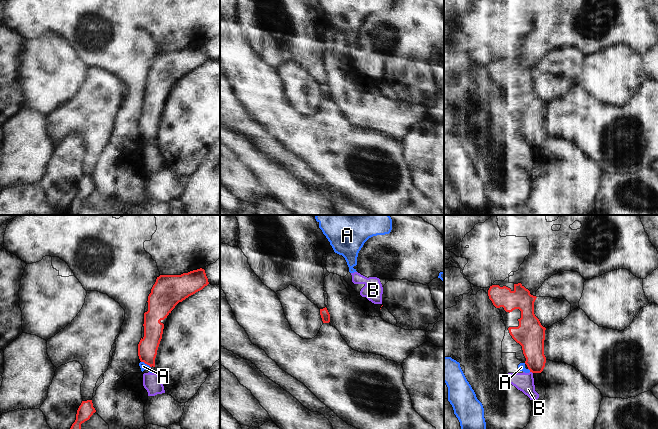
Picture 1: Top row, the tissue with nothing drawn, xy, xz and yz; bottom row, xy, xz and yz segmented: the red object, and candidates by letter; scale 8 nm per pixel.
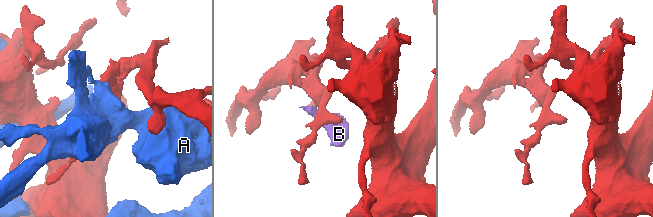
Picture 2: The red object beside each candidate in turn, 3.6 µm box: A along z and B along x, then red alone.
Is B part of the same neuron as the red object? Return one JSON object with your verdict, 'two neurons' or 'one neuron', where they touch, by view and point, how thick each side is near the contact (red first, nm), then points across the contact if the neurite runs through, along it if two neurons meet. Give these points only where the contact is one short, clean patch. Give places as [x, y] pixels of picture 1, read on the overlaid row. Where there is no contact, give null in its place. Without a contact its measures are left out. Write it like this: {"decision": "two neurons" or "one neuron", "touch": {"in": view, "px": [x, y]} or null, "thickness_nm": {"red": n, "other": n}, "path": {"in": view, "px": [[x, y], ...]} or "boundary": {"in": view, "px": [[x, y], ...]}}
{"decision": "two neurons", "touch": {"in": "yz", "px": [531, 371]}, "thickness_nm": {"red": 190, "other": 150}, "boundary": {"in": "yz", "px": [[530, 371], [532, 373]]}}

